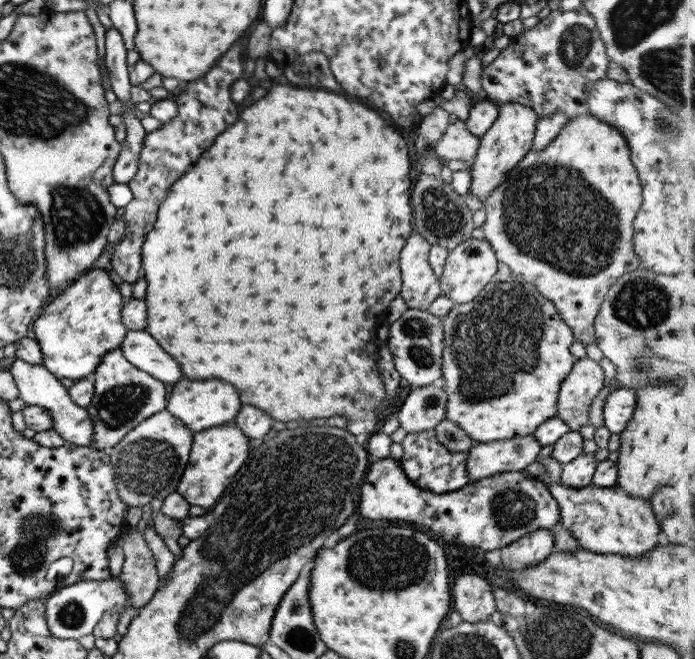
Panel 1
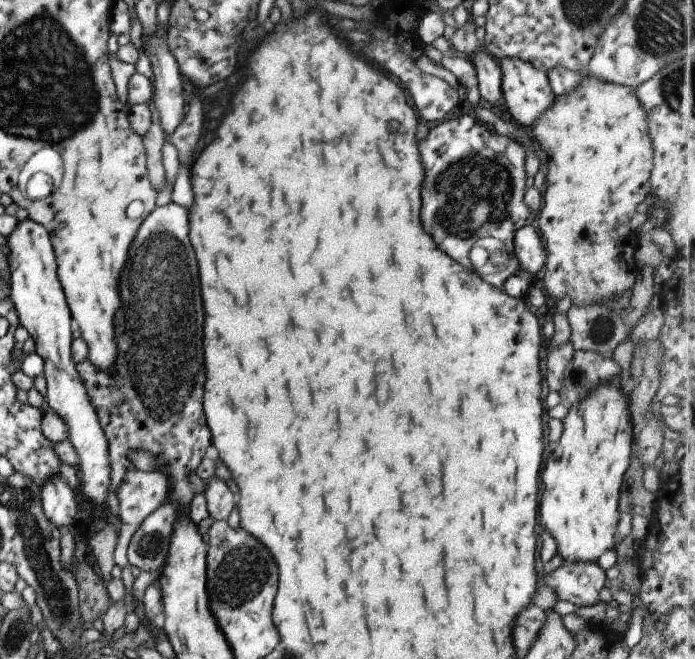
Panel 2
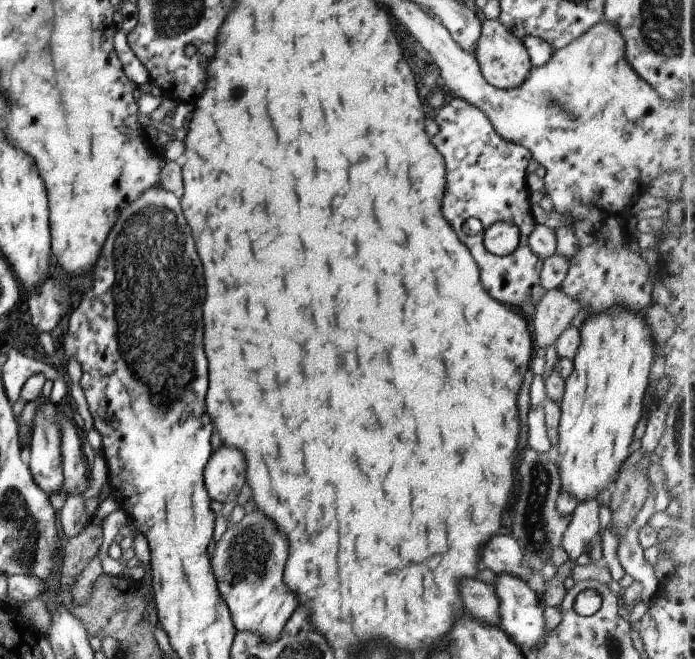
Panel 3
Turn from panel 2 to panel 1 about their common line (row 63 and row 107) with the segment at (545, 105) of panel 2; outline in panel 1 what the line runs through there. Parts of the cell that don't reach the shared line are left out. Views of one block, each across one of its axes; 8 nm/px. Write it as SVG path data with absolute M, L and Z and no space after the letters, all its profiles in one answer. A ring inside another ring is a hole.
M506 102L499 106L499 115L486 134L479 139L479 147L472 161L472 169L468 170L472 176L469 194L477 196L478 200L484 203L486 196L490 196L496 186L500 186L508 179L508 172L531 151L538 120L532 108L522 106L518 102Z

